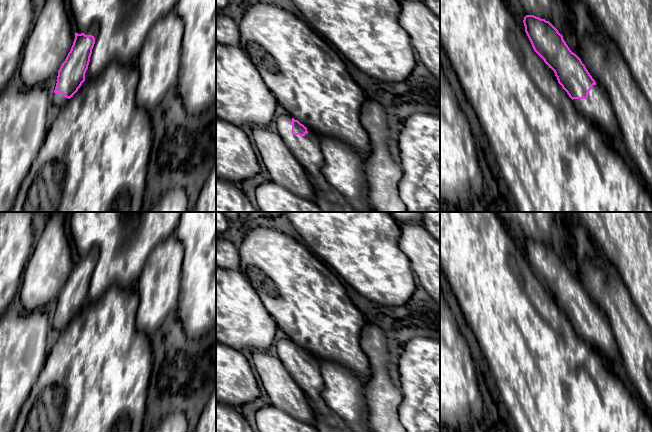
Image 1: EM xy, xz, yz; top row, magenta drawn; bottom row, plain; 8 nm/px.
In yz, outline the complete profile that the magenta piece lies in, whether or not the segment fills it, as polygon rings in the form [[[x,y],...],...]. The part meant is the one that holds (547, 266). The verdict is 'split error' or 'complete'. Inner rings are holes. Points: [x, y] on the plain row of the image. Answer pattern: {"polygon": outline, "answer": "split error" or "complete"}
{"polygon": [[[526,239],[523,247],[534,275],[554,295],[575,332],[607,361],[620,360],[606,317],[596,308],[581,283],[570,274],[558,254],[549,245],[534,239]]], "answer": "split error"}

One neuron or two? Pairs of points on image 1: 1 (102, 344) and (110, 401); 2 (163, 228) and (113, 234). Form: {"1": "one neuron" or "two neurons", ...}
{"1": "one neuron", "2": "one neuron"}

